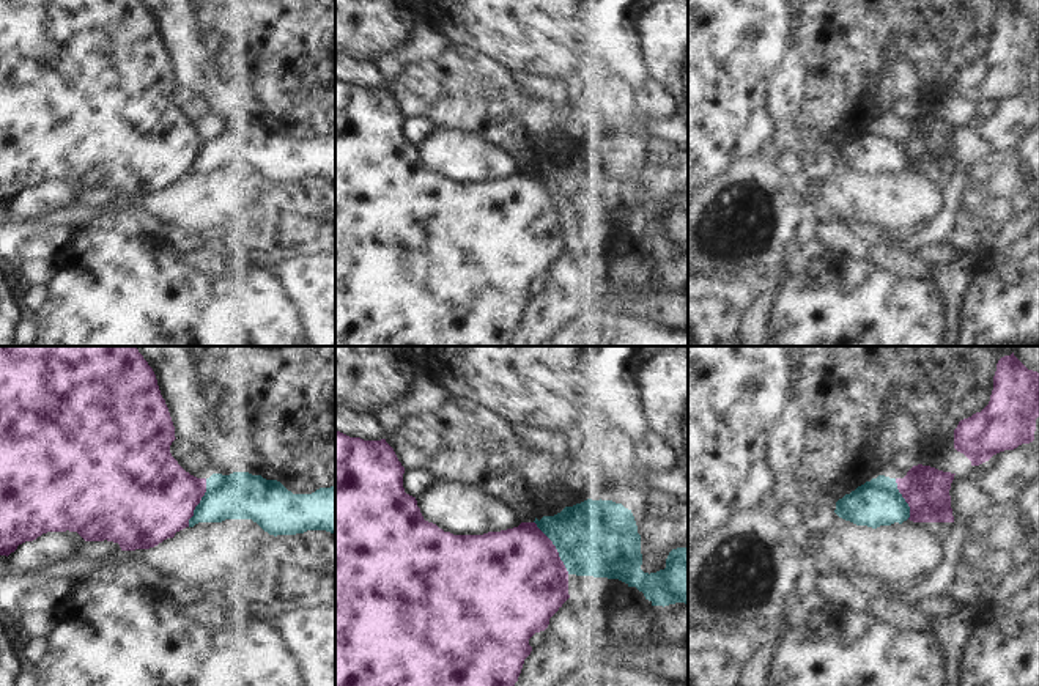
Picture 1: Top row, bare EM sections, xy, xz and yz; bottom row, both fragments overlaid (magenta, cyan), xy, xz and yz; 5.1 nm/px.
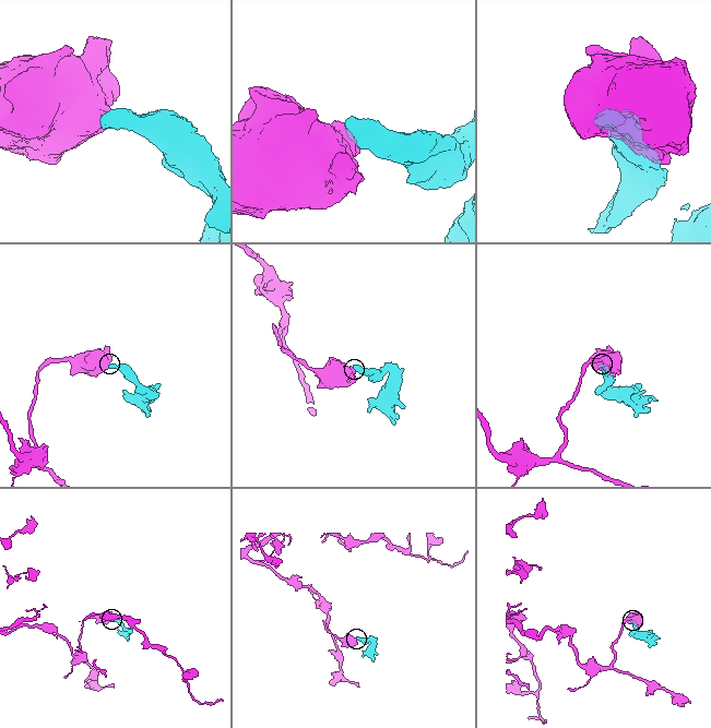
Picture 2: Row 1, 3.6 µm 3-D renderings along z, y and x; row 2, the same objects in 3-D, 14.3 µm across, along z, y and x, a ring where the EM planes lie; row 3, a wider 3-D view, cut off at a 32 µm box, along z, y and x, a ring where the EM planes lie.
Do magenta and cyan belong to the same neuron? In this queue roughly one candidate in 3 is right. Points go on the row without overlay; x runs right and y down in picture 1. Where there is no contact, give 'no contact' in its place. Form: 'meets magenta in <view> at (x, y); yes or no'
meets magenta in xz at (554, 195); no

